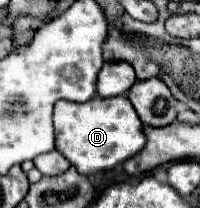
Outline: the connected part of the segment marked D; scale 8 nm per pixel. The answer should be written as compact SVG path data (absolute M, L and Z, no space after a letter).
M94 96L88 102L76 104L68 100L60 100L54 106L54 128L56 128L56 150L62 152L80 174L96 174L102 170L110 170L116 164L126 162L134 154L138 154L144 144L142 122L132 110L132 104L126 96L100 98Z

